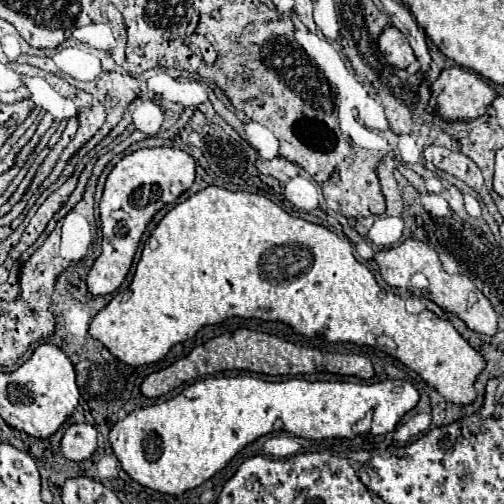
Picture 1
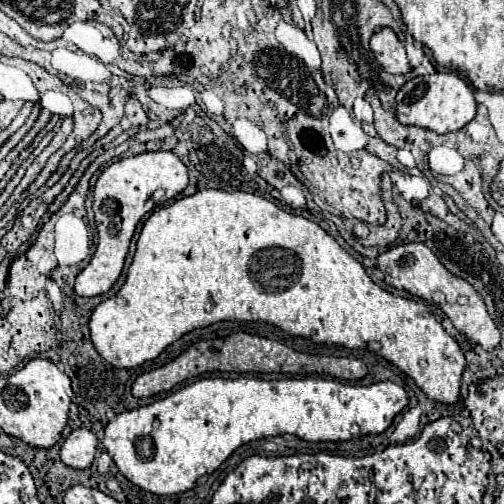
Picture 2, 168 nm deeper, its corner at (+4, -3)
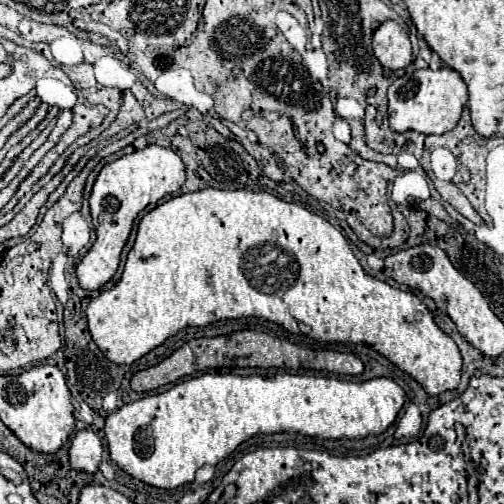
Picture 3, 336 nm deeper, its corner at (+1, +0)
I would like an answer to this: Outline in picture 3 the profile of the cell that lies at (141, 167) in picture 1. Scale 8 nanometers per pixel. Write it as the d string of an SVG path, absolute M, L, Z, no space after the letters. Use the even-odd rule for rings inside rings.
M150 144L144 150L136 150L128 156L122 156L100 170L88 200L92 222L96 226L96 242L82 258L82 262L76 266L76 278L80 288L98 290L116 274L122 248L128 242L136 216L146 206L156 204L164 196L170 196L176 190L180 190L184 180L186 174L182 158L172 148L162 148L156 144Z

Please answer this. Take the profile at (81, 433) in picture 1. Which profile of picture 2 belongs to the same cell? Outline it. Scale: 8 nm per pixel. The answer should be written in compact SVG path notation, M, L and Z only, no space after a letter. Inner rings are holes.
M75 429L61 447L61 461L75 469L89 469L97 453L97 437L89 429Z

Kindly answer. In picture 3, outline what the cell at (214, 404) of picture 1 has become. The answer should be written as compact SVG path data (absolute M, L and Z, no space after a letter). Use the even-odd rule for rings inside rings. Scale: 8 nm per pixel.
M202 374L184 380L170 390L146 396L132 404L124 404L120 410L106 418L106 440L110 458L124 468L126 474L164 490L178 488L194 482L194 474L200 466L216 466L228 454L232 454L244 440L256 434L274 434L294 430L314 438L366 438L370 434L382 434L398 416L406 402L406 392L390 378L374 378L368 382L350 382L328 376L302 376L302 374L278 374L278 376L234 376L234 374Z

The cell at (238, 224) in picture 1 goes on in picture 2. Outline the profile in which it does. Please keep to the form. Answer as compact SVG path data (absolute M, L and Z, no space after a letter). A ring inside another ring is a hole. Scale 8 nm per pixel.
M201 189L151 213L139 233L137 251L127 269L125 283L117 295L95 307L89 329L97 353L107 363L131 369L155 359L185 333L219 321L263 321L281 327L293 337L307 337L313 343L343 345L349 349L379 341L379 355L409 375L429 399L441 403L457 403L459 399L465 355L423 301L397 297L375 285L363 265L317 223L283 211L261 195Z

